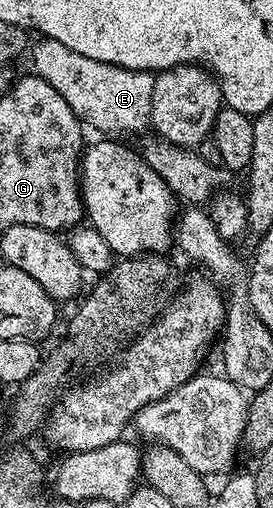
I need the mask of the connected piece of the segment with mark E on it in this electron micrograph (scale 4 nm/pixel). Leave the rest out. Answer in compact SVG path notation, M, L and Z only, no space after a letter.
M53 38L38 41L30 50L33 71L66 100L83 125L104 133L101 134L104 136L124 136L120 134L146 130L151 125L155 78L151 71L128 70L81 56Z

